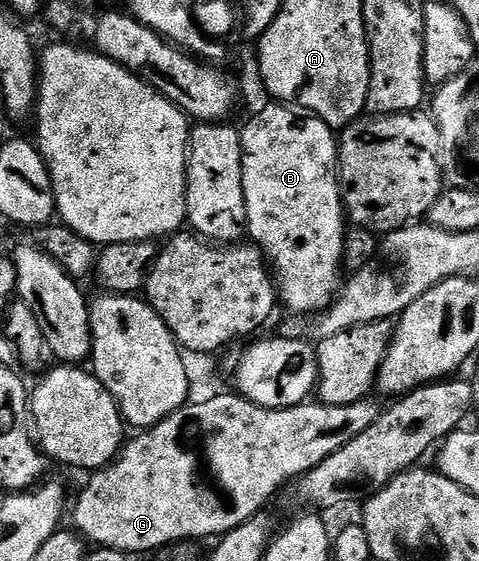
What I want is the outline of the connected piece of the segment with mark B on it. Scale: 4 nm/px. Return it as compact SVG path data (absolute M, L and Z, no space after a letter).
M277 102L267 103L267 108L262 108L246 125L241 125L242 134L242 169L244 170L244 198L246 199L246 224L248 236L266 257L272 275L276 281L278 299L281 307L287 308L290 314L298 318L306 318L317 314L326 308L338 295L343 283L344 257L346 255L346 234L348 231L348 217L346 209L342 206L342 188L338 185L338 142L335 129L330 128L317 116L303 114L293 107Z

